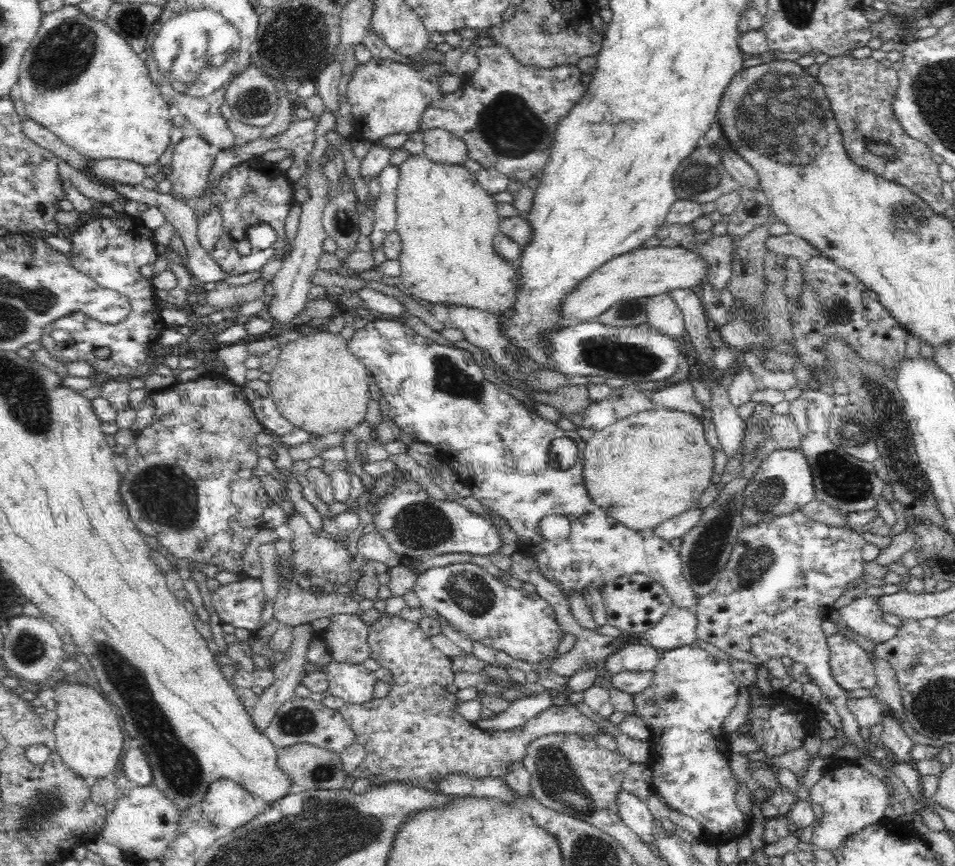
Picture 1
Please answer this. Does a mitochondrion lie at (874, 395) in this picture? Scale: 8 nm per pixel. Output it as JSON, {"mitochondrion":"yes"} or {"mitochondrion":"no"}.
{"mitochondrion":"yes"}

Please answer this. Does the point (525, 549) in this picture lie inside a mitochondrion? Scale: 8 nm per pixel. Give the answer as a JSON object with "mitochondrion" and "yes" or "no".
{"mitochondrion":"no"}

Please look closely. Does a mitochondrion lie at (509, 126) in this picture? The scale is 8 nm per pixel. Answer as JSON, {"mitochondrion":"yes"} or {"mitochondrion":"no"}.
{"mitochondrion":"yes"}

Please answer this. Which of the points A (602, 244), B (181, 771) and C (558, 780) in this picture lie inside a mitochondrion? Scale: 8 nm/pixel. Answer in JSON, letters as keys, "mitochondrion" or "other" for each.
{"A":"other","B":"mitochondrion","C":"mitochondrion"}

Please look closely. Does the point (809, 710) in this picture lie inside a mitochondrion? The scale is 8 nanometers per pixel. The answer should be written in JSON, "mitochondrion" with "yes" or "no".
{"mitochondrion":"no"}

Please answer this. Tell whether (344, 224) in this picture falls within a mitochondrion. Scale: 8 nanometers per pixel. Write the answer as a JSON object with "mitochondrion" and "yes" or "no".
{"mitochondrion":"yes"}

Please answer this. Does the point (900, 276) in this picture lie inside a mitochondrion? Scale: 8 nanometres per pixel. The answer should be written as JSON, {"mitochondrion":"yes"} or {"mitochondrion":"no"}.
{"mitochondrion":"no"}

